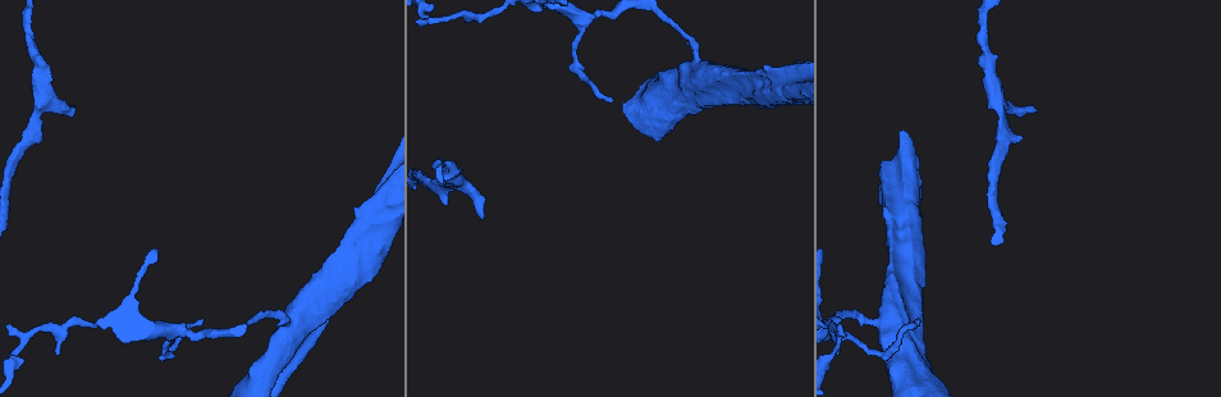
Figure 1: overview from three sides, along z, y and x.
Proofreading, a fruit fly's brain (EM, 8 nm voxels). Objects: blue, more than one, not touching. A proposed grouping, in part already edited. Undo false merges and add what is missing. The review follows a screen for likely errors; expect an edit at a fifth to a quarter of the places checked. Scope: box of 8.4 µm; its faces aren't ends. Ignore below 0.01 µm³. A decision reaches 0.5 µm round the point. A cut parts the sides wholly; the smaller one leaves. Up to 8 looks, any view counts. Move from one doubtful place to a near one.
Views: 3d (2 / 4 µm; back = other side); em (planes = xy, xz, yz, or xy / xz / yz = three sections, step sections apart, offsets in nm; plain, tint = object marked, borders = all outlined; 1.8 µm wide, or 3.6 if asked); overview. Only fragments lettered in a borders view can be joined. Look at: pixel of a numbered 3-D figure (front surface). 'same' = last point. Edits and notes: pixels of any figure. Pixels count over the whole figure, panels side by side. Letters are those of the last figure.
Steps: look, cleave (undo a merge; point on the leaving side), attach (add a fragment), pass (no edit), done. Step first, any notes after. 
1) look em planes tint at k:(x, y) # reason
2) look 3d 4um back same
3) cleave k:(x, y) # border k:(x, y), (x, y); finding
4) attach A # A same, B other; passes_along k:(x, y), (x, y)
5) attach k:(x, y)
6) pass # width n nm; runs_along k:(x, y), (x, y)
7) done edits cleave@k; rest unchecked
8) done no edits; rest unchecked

look em xz step 8 borders at 1:(577, 56) # a narrow waist

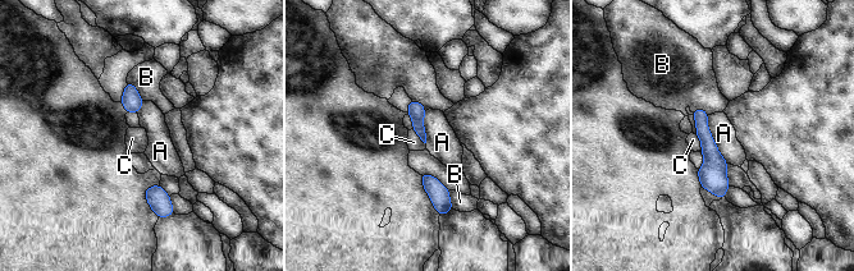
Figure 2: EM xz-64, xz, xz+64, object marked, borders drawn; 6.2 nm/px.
pass # width 90 nm; A other, B other, C other; border 2:(707, 115), (707, 128), (727, 162); one neuron here

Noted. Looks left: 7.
look em yz step 4 tint at 1:(55, 354)

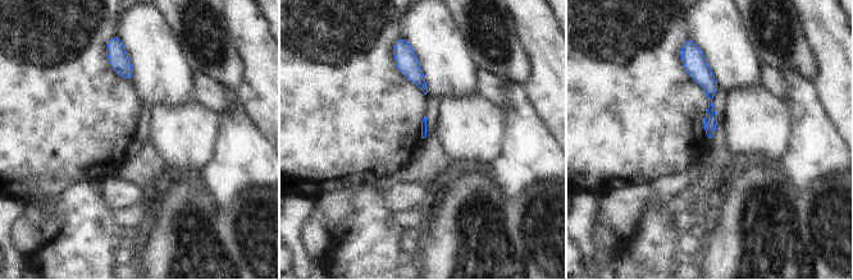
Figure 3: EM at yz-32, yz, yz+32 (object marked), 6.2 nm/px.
look em yz step 4 borders same # see the neighbours

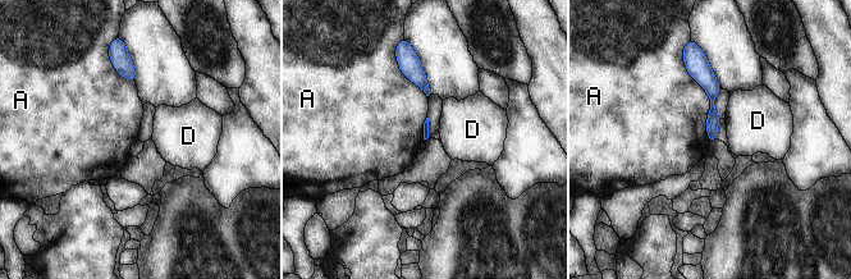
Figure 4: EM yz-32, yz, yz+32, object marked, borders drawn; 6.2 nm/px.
pass # A other, D other; border 4:(682, 55), (709, 99), (709, 142); none of them fits

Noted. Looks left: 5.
look em xy step 4 tint at 1:(480, 217) # an open end

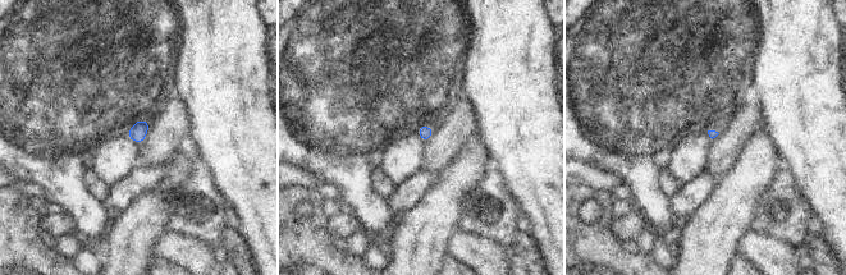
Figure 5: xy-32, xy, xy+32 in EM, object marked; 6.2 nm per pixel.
look em planes borders same # another direction

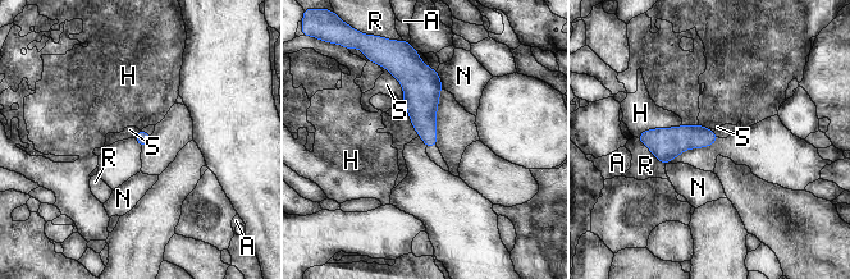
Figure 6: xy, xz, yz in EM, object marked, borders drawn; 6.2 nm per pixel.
pass # A other, H other, N other, R other, S other; border 6:(379, 63), (402, 86), (405, 100); no lettered fragment goes on from it

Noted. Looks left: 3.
done no edits; rest unchecked

